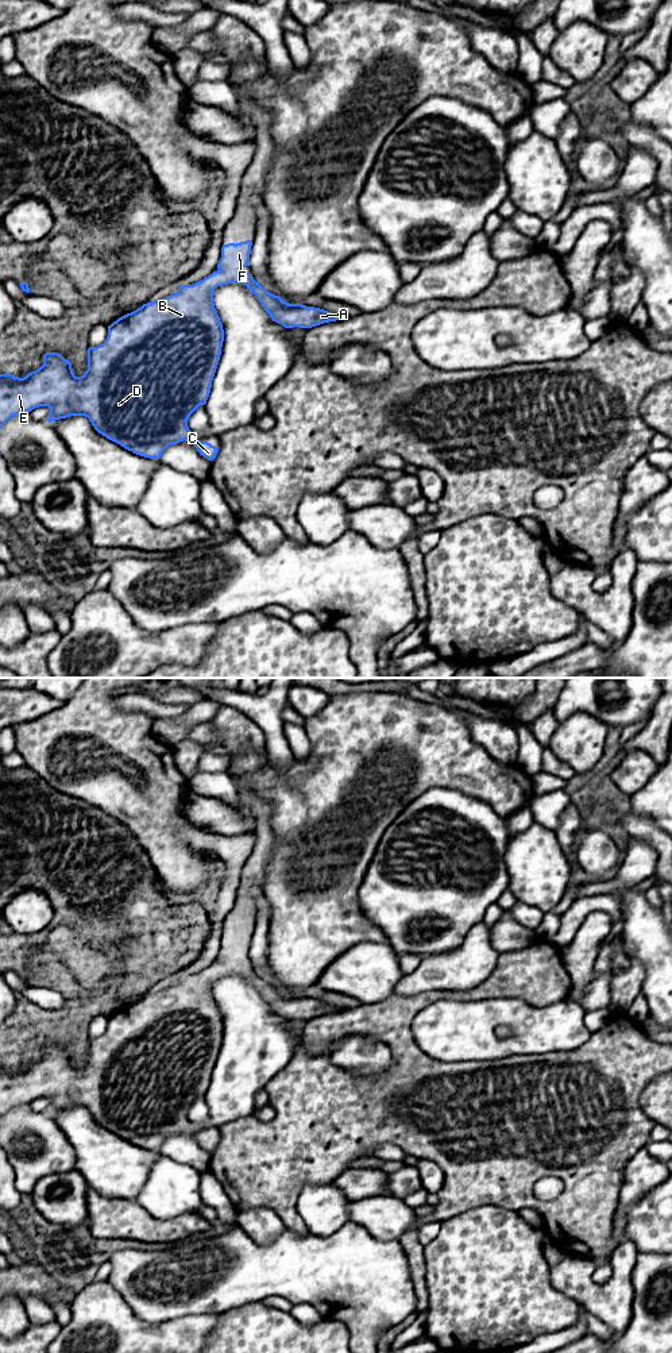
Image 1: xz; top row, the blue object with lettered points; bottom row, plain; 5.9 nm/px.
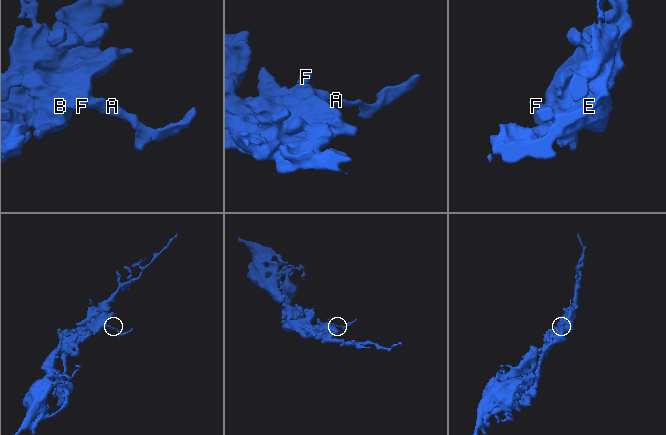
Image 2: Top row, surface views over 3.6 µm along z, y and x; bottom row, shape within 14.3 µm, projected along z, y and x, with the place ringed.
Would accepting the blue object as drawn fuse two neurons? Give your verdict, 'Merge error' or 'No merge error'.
No merge error

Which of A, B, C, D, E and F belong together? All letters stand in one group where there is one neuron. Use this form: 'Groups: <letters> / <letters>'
Groups: A B C D E F

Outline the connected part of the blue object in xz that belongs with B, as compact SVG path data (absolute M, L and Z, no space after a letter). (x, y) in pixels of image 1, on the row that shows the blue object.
M251 240L223 244L217 271L193 285L179 286L174 294L143 304L108 325L105 342L88 348L88 370L81 377L74 375L72 363L58 352L46 352L43 365L23 378L8 373L0 374L0 428L16 415L49 406L49 423L70 416L85 416L99 433L125 450L150 459L158 460L169 446L193 439L196 433L189 429L188 420L200 405L206 404L224 342L223 324L213 304L213 292L217 286L246 285L271 320L285 328L312 328L343 317L320 308L289 304L279 296L267 292L254 280L252 274L242 270L250 266L251 246Z

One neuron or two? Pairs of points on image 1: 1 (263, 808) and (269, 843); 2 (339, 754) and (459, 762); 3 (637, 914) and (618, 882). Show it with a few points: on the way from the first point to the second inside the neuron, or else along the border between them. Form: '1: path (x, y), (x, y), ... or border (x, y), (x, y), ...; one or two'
1: path (263, 816), (263, 835); one
2: path (369, 752), (389, 740), (396, 746), (429, 746); one
3: border (637, 883), (622, 886), (610, 894); two

